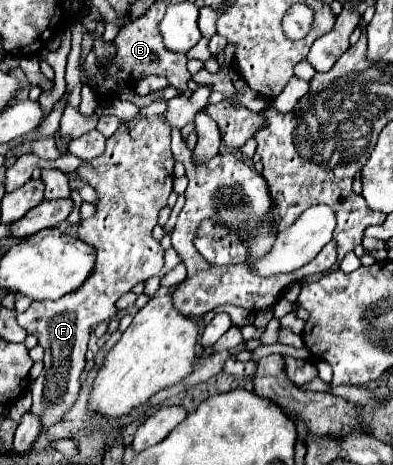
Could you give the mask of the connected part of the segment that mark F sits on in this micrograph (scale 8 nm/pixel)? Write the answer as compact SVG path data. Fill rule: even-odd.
M165 100L153 102L147 108L141 108L141 118L133 122L123 122L119 130L107 138L107 148L105 154L99 156L97 160L87 162L87 166L81 166L77 172L97 190L97 212L89 220L81 220L79 224L79 238L91 246L97 248L97 262L93 276L83 284L77 292L65 294L63 298L51 302L33 302L23 314L17 314L19 326L23 326L29 334L37 336L39 344L45 348L45 368L39 374L37 380L31 384L31 394L33 394L33 406L31 412L33 416L41 418L41 432L47 432L51 426L63 420L63 416L71 410L75 404L81 382L79 376L85 366L85 352L87 352L87 342L91 330L101 324L103 320L109 320L117 314L117 298L121 298L125 292L131 292L133 286L139 282L149 280L151 276L157 276L163 268L163 246L153 238L153 228L157 224L157 214L159 210L167 204L167 198L173 190L173 154L171 154L171 128L163 122L163 112L165 112Z

